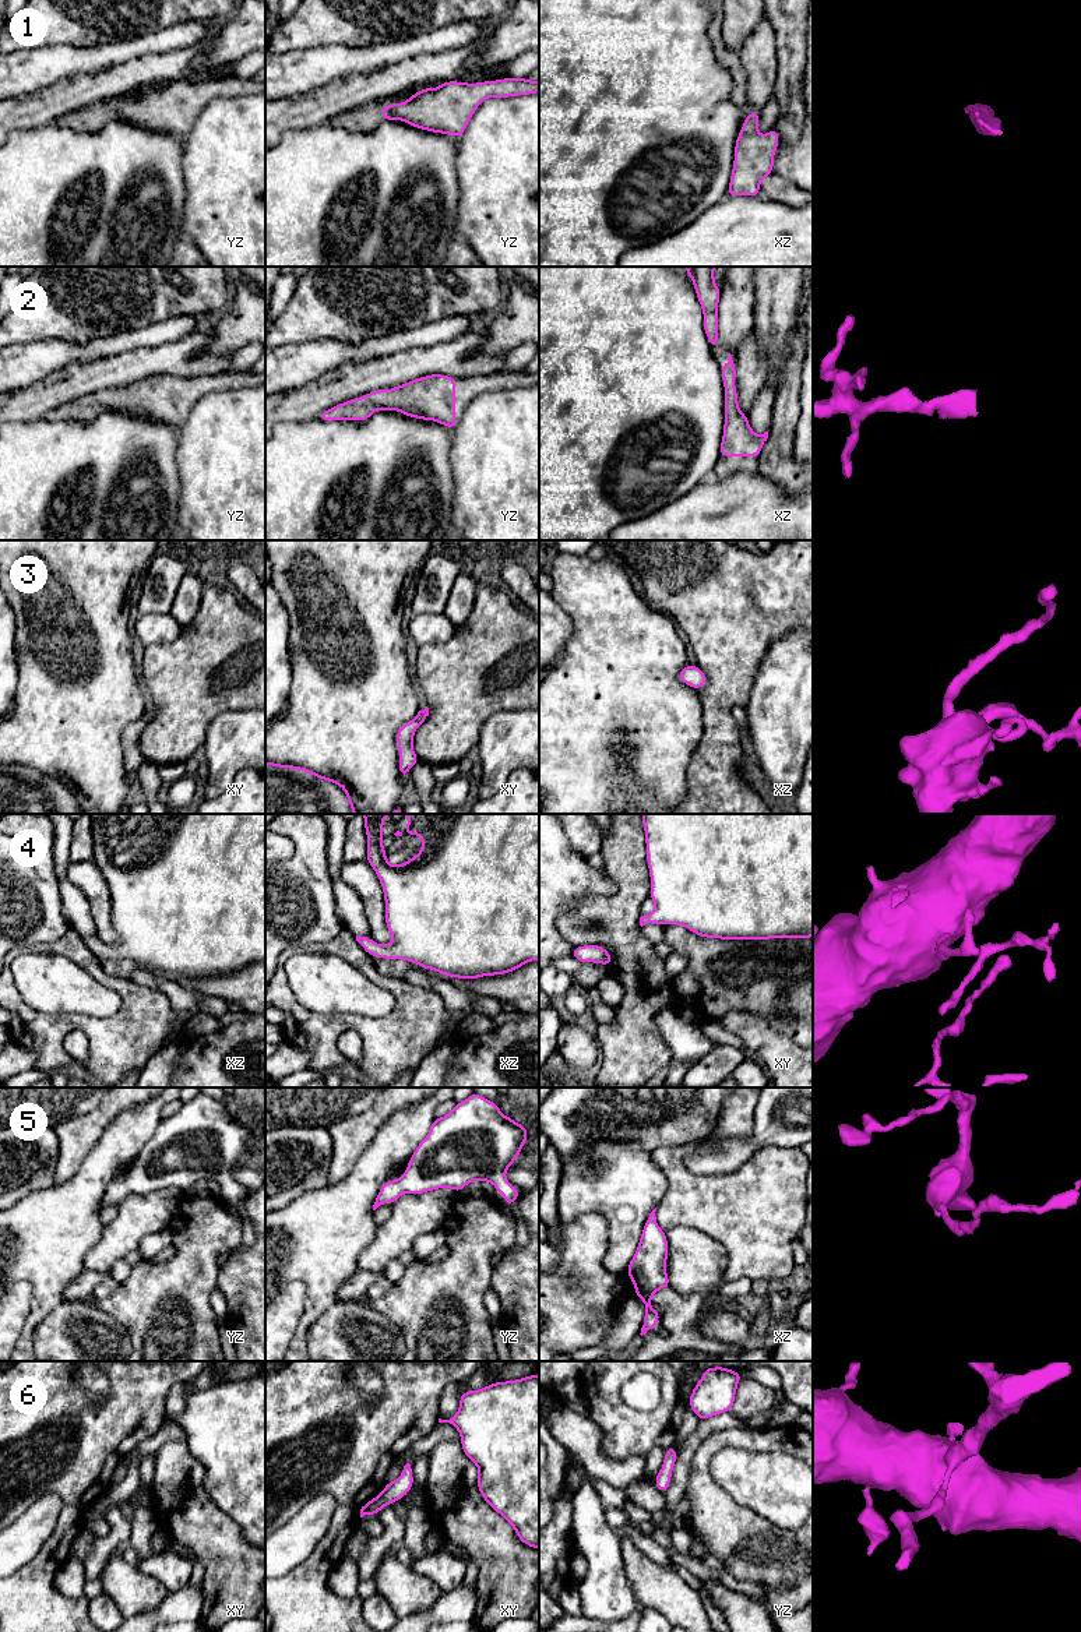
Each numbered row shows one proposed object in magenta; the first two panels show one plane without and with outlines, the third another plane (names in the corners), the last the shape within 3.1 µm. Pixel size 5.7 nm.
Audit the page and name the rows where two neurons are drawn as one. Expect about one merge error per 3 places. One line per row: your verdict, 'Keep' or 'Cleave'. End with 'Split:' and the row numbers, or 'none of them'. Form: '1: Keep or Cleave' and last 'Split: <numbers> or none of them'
1: Keep
2: Keep
3: Keep
4: Keep
5: Keep
6: Keep
Split: none of them

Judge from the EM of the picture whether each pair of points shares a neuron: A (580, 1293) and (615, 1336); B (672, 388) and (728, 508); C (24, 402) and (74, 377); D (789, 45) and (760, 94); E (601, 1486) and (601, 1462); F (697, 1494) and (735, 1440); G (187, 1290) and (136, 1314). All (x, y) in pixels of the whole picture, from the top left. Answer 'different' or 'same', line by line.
A: different
B: different
C: same
D: different
E: different
F: same
G: same

